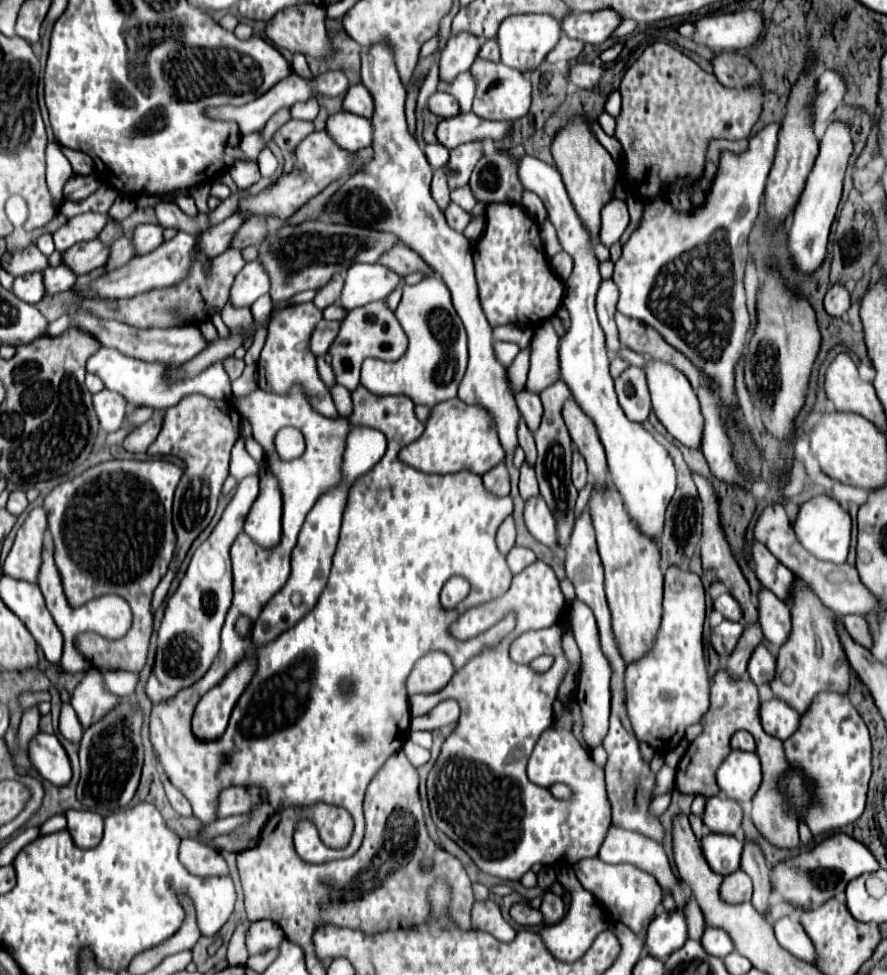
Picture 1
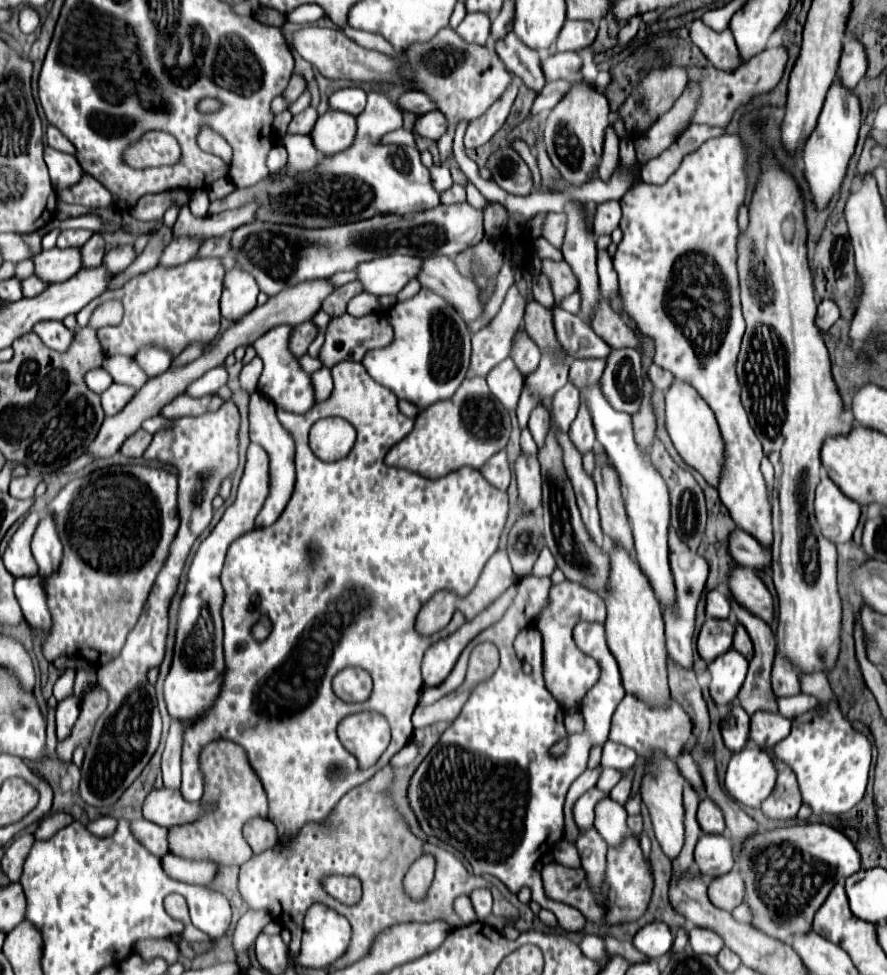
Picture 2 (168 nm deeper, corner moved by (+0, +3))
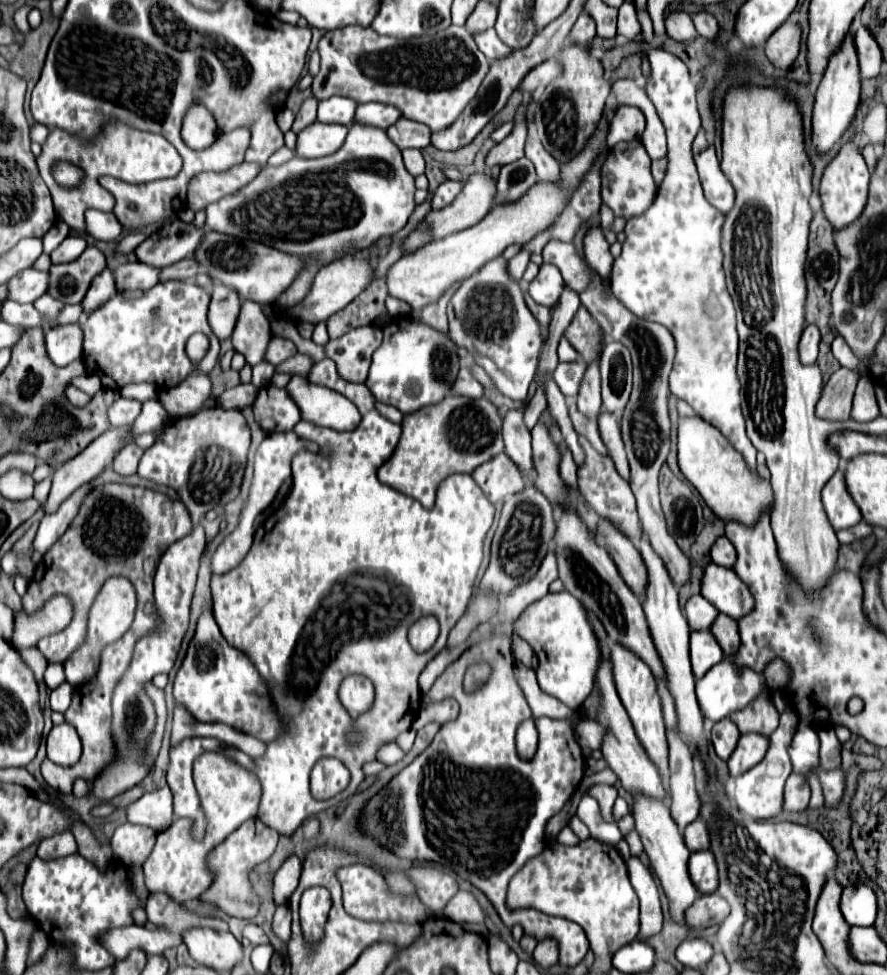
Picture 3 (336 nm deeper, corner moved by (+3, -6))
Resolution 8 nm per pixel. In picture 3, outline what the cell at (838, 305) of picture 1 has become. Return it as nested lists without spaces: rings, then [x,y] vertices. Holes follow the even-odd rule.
[[[807,325],[803,335],[801,335],[801,343],[799,343],[799,353],[801,353],[803,363],[811,363],[811,361],[817,359],[819,341],[821,341],[819,327],[817,325]]]

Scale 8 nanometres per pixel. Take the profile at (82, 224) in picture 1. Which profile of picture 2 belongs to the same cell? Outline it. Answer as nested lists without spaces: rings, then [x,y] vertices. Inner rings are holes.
[[[64,230],[58,238],[58,248],[80,248],[90,240],[90,230]]]

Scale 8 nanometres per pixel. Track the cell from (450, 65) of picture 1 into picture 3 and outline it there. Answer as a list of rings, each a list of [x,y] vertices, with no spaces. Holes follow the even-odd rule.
[[[479,1],[475,11],[469,15],[469,19],[465,23],[465,29],[473,37],[477,33],[483,33],[483,31],[491,29],[495,25],[495,19],[497,19],[497,7],[487,3],[487,1]]]

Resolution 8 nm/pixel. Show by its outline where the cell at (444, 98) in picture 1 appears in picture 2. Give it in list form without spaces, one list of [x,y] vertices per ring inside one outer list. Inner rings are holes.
[[[408,90],[400,96],[398,100],[398,108],[412,112],[412,114],[426,114],[430,110],[434,110],[434,102],[430,100],[430,96],[426,96],[424,92],[416,92],[416,90]]]

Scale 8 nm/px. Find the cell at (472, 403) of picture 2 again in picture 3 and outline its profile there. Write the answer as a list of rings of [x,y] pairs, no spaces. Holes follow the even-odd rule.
[[[459,395],[445,397],[439,405],[419,409],[419,413],[405,415],[403,435],[399,447],[379,469],[379,481],[419,499],[425,509],[435,505],[435,493],[443,479],[453,473],[473,473],[479,465],[505,451],[503,445],[503,419],[497,407],[481,399]]]

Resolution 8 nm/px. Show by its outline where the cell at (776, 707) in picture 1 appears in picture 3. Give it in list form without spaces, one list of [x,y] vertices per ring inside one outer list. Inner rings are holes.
[[[745,733],[739,739],[737,749],[733,751],[729,763],[731,777],[737,777],[739,773],[745,773],[753,765],[757,765],[769,749],[769,737],[763,737],[759,733]]]

